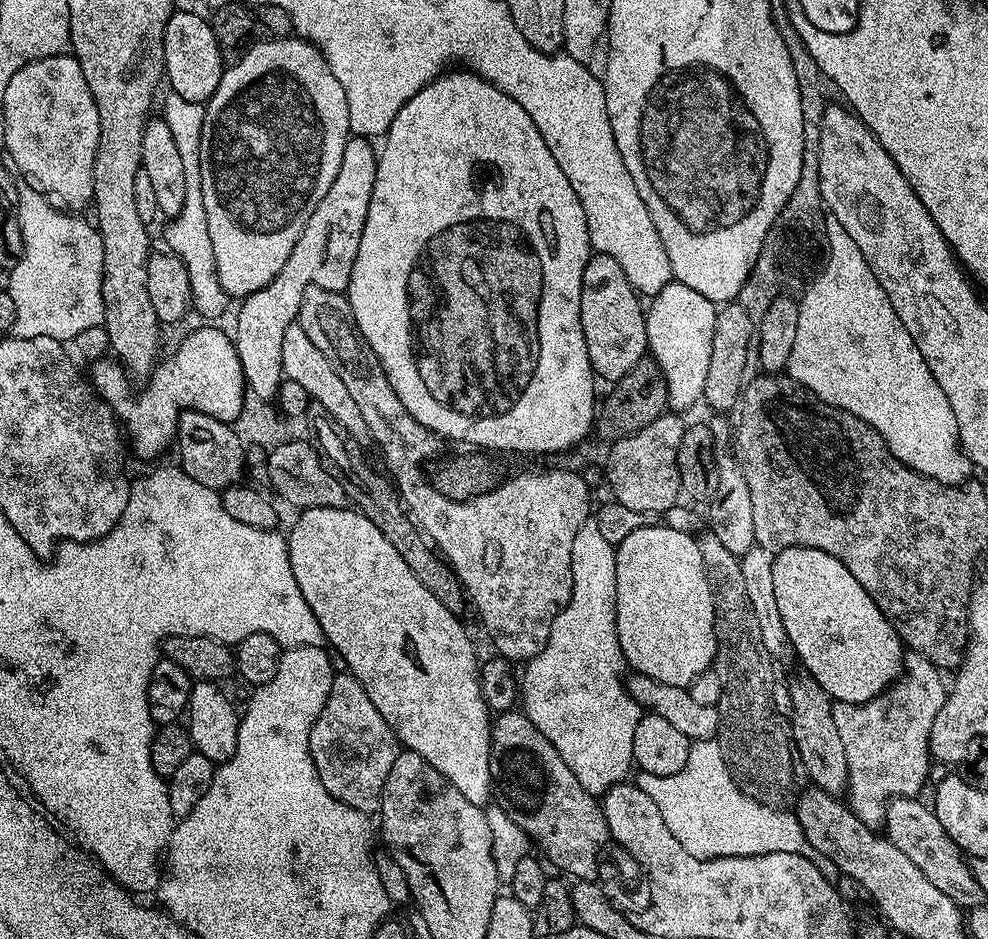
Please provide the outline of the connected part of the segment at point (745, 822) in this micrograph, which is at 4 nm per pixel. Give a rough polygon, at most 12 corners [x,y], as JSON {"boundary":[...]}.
{"boundary":[[715,739],[678,774],[640,772],[670,834],[694,858],[806,857],[844,873],[791,811],[747,796]]}

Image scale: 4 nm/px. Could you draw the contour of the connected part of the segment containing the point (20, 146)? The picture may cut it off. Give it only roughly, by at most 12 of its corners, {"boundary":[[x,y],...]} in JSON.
{"boundary":[[75,56],[10,78],[3,151],[55,208],[92,204],[98,106]]}

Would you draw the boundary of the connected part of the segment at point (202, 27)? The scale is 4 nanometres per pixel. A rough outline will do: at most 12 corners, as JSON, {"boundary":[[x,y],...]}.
{"boundary":[[173,12],[167,87],[207,105],[226,67],[211,23]]}

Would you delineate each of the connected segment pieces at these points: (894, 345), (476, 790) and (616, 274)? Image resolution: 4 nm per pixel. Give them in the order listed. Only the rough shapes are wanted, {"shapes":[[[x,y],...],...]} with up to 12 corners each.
{"shapes":[[[832,220],[787,375],[961,483],[958,422]],[[351,506],[290,570],[407,751],[493,799],[461,617]],[[584,264],[579,321],[593,373],[616,383],[648,352],[622,266]]]}

